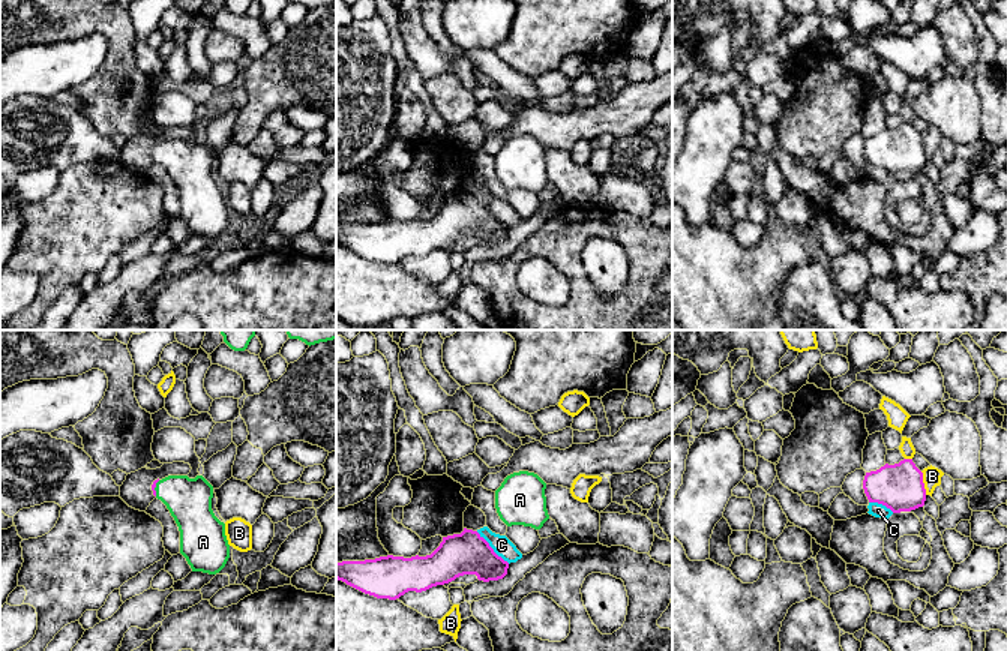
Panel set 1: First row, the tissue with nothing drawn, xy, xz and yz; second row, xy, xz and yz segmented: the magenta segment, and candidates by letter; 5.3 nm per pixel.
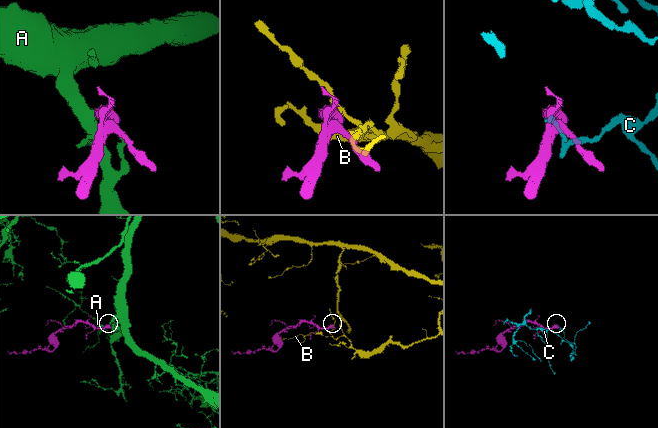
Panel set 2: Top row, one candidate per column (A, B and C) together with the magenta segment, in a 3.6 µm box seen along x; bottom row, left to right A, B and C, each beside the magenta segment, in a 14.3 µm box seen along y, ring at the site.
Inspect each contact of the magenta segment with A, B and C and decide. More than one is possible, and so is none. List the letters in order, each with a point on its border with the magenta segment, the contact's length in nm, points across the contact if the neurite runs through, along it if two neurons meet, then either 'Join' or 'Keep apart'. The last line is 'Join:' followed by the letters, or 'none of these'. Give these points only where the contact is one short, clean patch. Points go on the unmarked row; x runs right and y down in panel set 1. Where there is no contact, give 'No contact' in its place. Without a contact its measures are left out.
A: Touches magenta at xy (155, 150). Shared border 90 nm. Path across: xy (155, 146), (155, 150), (179, 156), (189, 164). Join
B: Touches magenta at yz (923, 147). Shared border 130 nm. Keep apart
C: Touches magenta at xz (492, 213). Shared border 260 nm. Boundary: xz (476, 195), (509, 227). Keep apart
Join: A

